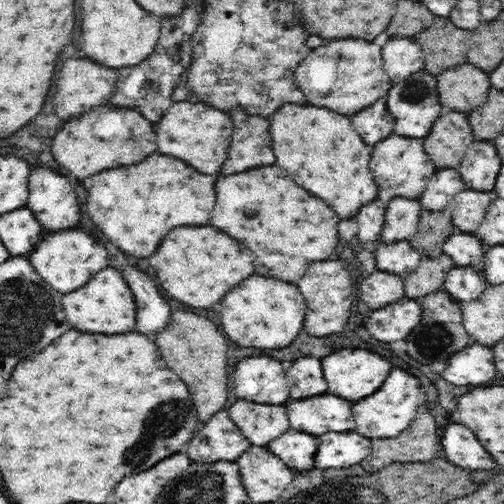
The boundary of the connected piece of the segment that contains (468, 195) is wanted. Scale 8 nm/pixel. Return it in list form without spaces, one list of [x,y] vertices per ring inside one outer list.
[[[469,187],[458,192],[449,204],[453,225],[457,231],[474,234],[484,220],[490,204],[497,199],[494,189],[488,192],[472,190]]]

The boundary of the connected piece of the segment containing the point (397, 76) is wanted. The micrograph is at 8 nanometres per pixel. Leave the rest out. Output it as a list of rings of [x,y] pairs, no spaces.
[[[392,38],[382,48],[384,68],[392,80],[403,81],[410,74],[425,69],[425,54],[414,38]]]

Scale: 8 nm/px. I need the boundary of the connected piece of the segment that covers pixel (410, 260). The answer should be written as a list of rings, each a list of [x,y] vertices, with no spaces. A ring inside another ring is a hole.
[[[409,239],[390,244],[380,240],[374,256],[378,270],[394,273],[401,277],[414,272],[422,257],[410,244]]]

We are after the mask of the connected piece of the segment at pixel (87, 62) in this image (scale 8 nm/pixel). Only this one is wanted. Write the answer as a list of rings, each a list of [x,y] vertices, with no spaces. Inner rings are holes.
[[[68,58],[60,72],[62,74],[58,80],[54,110],[60,118],[66,118],[66,120],[72,120],[82,112],[88,112],[92,106],[108,104],[116,90],[116,76],[118,76],[116,70],[112,70],[108,66],[100,66],[90,58]]]

